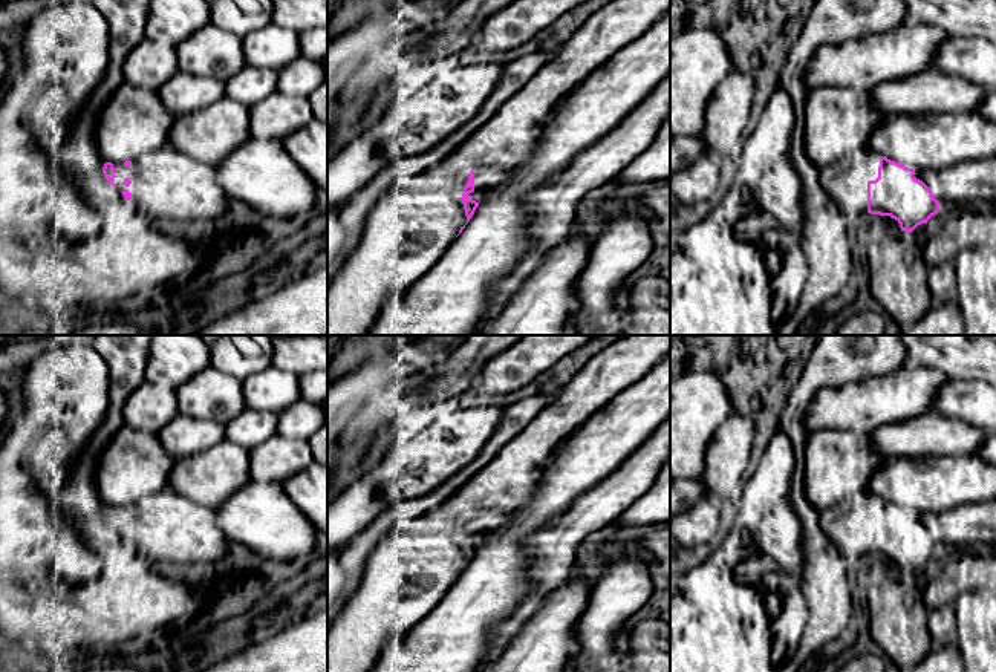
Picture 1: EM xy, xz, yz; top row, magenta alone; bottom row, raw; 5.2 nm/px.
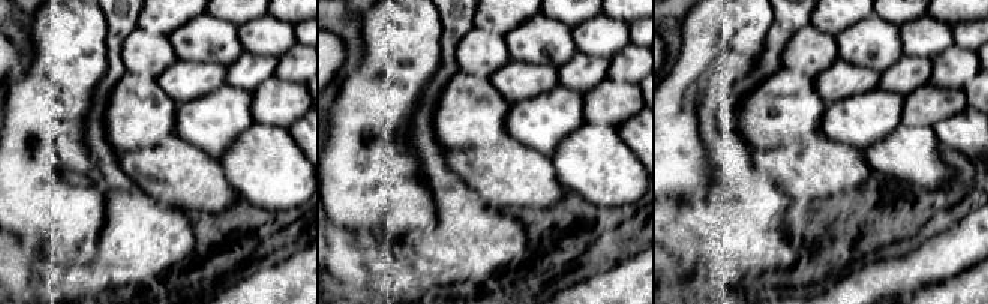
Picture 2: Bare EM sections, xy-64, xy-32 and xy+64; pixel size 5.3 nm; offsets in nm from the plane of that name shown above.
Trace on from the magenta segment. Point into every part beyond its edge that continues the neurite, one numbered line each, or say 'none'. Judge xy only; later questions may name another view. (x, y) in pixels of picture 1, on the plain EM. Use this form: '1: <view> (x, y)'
1: xy (166, 527)

